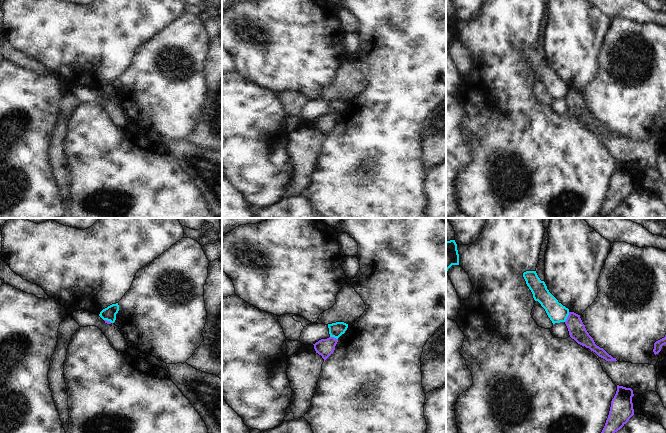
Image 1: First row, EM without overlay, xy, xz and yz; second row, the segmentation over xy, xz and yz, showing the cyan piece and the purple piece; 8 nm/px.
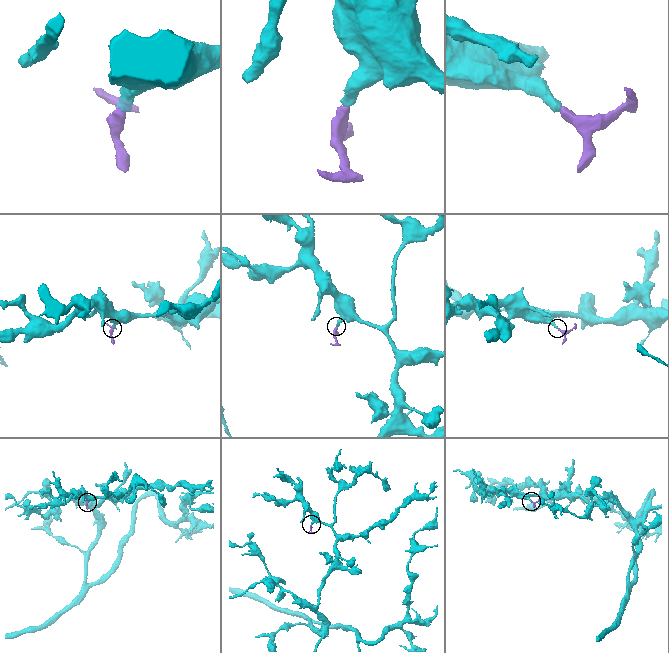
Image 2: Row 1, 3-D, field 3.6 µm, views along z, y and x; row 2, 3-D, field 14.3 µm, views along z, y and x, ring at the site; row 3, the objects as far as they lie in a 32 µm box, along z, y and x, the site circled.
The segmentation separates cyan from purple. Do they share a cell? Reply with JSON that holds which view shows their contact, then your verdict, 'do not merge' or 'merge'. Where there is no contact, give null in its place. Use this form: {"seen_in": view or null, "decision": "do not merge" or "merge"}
{"seen_in": "yz", "decision": "do not merge"}

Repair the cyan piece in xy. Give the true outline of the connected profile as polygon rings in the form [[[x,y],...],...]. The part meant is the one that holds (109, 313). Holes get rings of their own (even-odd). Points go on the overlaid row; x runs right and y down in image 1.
[[[118,303],[116,304],[112,304],[110,306],[108,306],[107,308],[103,309],[99,316],[103,319],[103,320],[107,320],[110,321],[111,323],[114,323],[116,320],[116,314],[119,311],[119,305]]]

